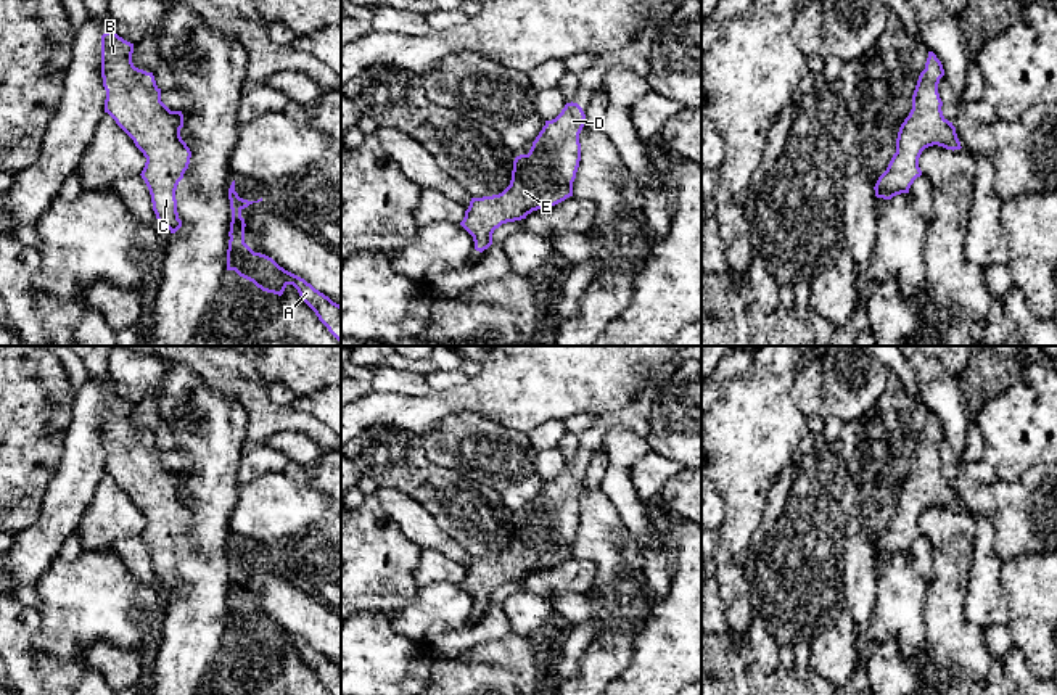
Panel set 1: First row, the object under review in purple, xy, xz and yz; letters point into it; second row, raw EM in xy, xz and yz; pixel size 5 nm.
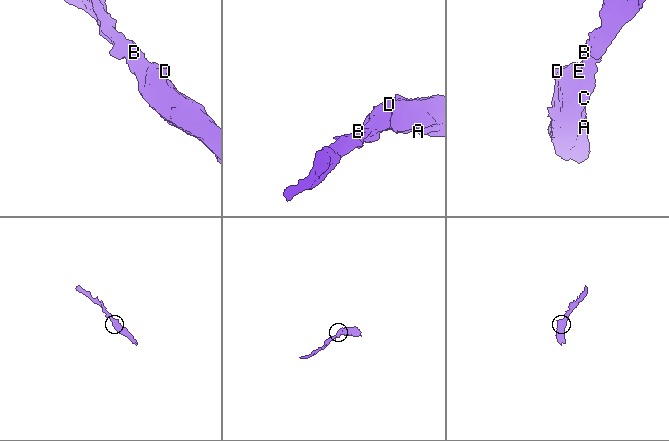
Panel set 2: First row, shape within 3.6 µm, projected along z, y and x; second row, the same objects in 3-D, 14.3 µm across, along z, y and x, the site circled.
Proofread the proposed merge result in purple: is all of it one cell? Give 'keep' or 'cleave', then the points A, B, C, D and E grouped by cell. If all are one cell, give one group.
keep; groups A B C D E

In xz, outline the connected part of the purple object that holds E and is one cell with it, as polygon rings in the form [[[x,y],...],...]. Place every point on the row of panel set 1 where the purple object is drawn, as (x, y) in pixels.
[[[566,103],[555,119],[545,121],[529,153],[515,158],[510,185],[499,195],[471,198],[460,225],[473,236],[476,251],[492,245],[492,233],[502,224],[573,196],[584,119],[578,103]]]

